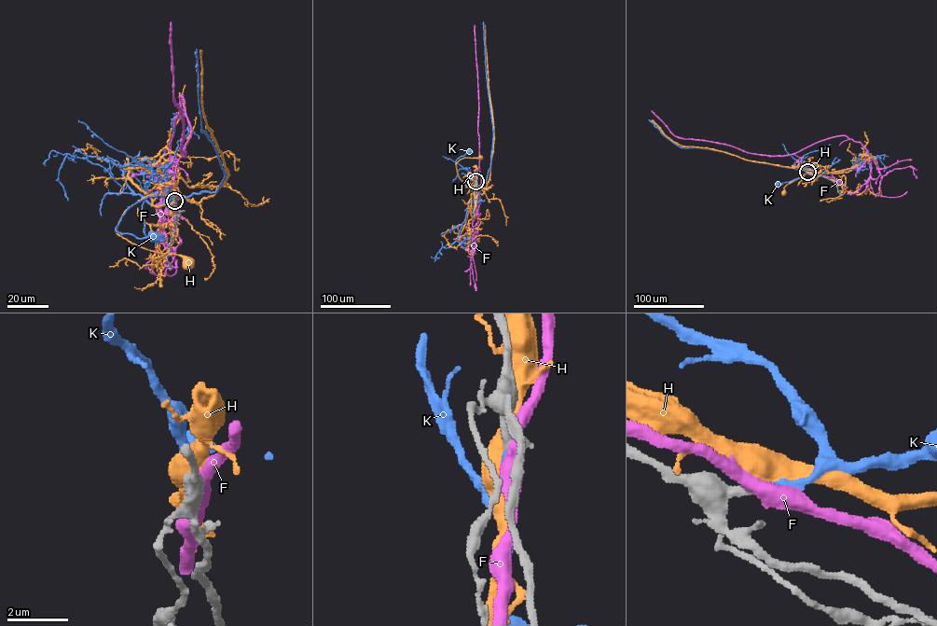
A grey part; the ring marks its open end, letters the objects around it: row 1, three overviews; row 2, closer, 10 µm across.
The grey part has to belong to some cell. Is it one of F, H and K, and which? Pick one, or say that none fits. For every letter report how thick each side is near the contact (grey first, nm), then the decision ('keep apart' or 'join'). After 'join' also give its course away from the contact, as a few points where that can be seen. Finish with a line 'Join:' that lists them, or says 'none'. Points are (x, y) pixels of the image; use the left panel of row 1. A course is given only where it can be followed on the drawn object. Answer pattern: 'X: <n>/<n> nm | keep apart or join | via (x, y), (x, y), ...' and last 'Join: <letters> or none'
F: 320/440 nm | keep apart
H: 320/700 nm | keep apart
K: 300/240 nm | join | via (174, 201), (169, 195), (148, 196), (127, 210), (117, 226), (116, 230), (122, 233), (139, 238), (154, 237)
Join: K

